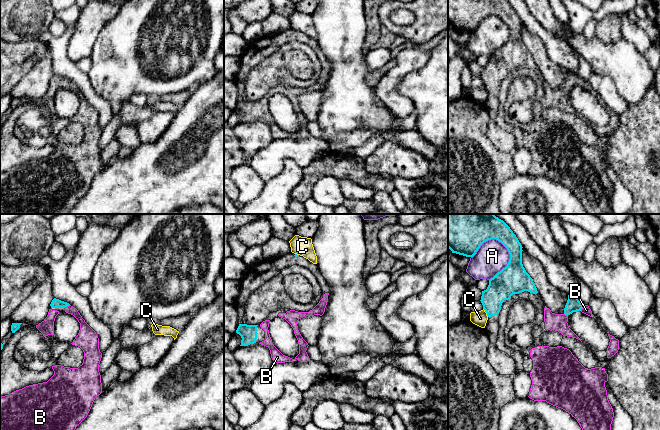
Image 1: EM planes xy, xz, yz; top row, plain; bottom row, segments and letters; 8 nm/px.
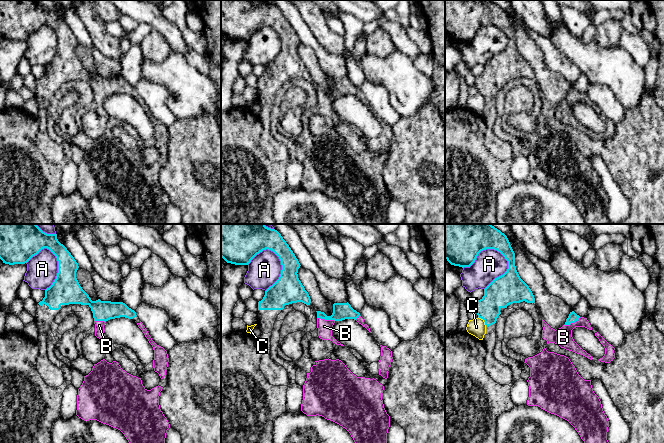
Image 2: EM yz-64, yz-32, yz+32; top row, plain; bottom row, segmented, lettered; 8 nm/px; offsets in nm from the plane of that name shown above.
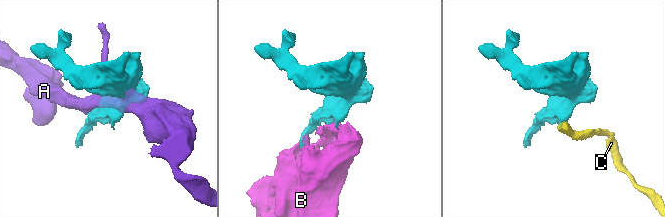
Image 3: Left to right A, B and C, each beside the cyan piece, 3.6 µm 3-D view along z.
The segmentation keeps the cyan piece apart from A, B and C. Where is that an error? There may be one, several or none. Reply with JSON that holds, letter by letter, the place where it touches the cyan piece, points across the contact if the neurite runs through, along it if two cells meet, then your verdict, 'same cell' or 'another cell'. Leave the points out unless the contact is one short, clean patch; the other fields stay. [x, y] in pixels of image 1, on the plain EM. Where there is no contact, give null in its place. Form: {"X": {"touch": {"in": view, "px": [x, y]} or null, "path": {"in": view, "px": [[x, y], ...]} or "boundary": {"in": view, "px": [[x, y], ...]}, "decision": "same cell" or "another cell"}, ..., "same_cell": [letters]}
{"A": {"touch": {"in": "yz", "px": [509, 36]}, "decision": "another cell"}, "B": {"touch": {"in": "yz", "px": [582, 83]}, "decision": "same cell"}, "C": {"touch": {"in": "yz", "px": [485, 87]}, "boundary": {"in": "yz", "px": [[483, 84], [488, 92]]}, "decision": "another cell"}, "same_cell": ["B"]}

